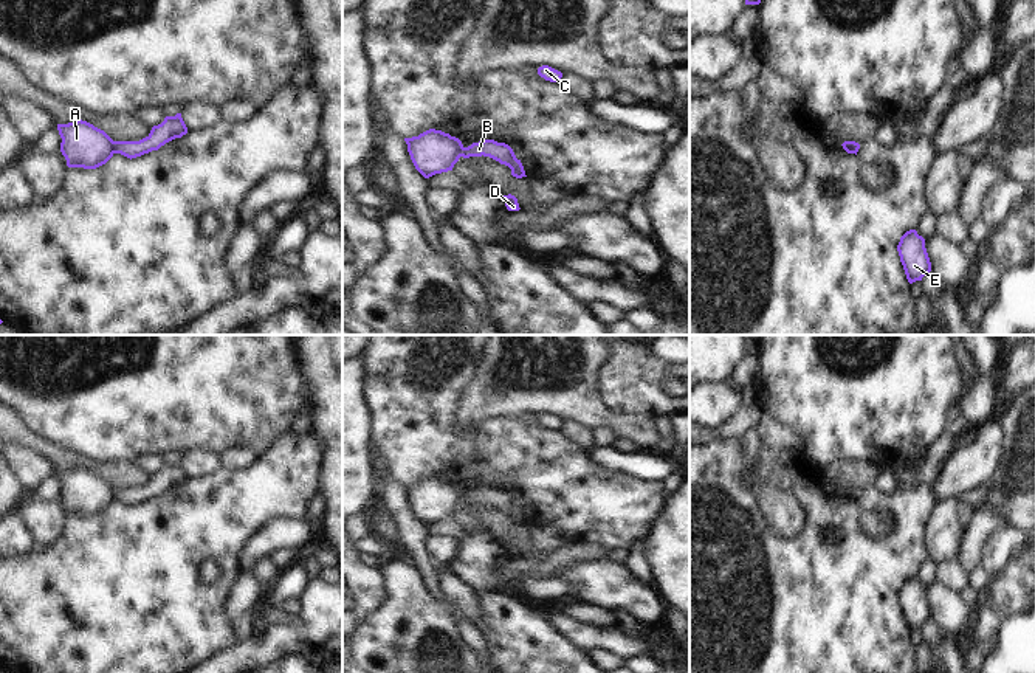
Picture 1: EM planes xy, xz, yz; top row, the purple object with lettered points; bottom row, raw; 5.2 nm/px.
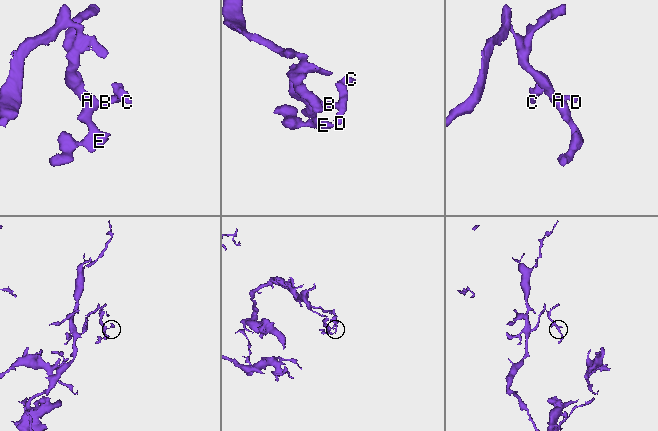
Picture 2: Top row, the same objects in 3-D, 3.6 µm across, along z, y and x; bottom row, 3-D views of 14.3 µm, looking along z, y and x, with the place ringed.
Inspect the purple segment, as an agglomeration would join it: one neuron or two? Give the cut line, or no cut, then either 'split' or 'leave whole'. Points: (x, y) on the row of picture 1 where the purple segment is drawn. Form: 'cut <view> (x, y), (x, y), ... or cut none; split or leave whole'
cut xy (115, 141), (113, 152); split

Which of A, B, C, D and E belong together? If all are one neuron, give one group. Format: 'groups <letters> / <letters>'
groups A E / B C D

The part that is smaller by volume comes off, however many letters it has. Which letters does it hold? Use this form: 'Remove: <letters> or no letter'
Remove: B, C, D.

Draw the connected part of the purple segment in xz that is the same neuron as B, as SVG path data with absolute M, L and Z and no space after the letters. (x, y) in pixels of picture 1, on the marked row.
M483 140L479 143L473 143L468 147L460 150L460 157L490 157L500 164L505 164L511 169L511 175L516 178L527 177L521 160L516 158L513 149L505 143L497 143L494 140Z

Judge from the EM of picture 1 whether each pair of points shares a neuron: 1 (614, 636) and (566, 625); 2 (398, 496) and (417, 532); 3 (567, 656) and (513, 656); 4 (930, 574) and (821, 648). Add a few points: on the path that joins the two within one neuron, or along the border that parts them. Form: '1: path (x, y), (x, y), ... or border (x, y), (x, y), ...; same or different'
1: path (601, 636), (586, 636), (578, 631); same
2: path (400, 506), (408, 523); same
3: path (553, 656), (527, 656); same
4: border (927, 559), (914, 576); different

